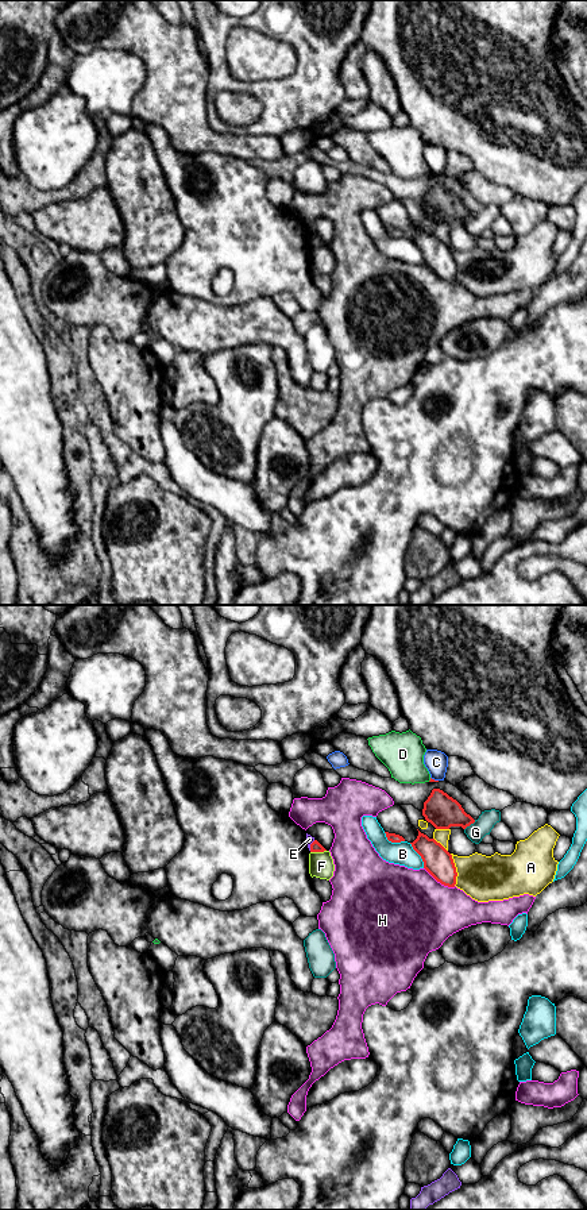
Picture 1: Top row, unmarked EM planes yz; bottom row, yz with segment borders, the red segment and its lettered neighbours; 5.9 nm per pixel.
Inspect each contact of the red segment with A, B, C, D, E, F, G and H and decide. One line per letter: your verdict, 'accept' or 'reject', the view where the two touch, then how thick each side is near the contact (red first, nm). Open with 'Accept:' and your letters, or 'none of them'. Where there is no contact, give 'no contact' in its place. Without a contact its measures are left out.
Accept: none of them
A: reject | yz | 170/280 nm
B: reject | yz | 170/140 nm
C: reject | yz | 20/140 nm
D: reject | yz | 20/240 nm
E: reject | yz | 60/50 nm
F: reject | yz | 60/150 nm
G: reject | yz | 200/110 nm
H: reject | yz | 170/480 nm

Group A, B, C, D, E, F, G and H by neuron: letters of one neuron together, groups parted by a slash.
A / B / C / D / E / F / G / H

